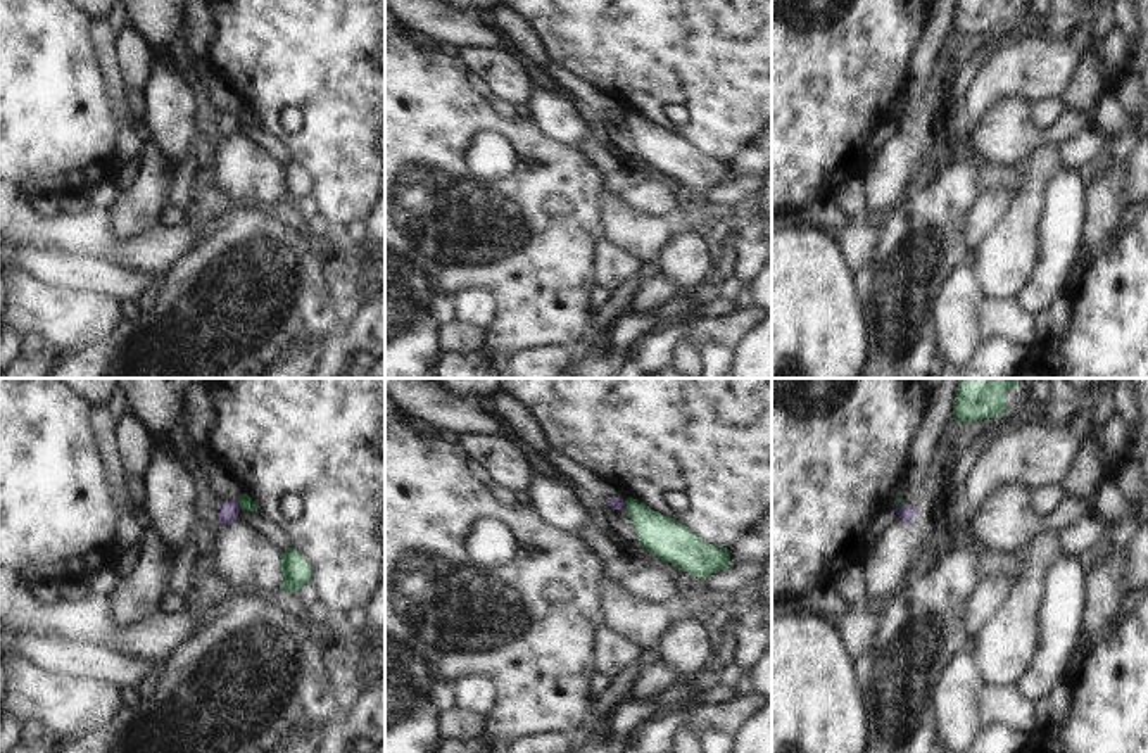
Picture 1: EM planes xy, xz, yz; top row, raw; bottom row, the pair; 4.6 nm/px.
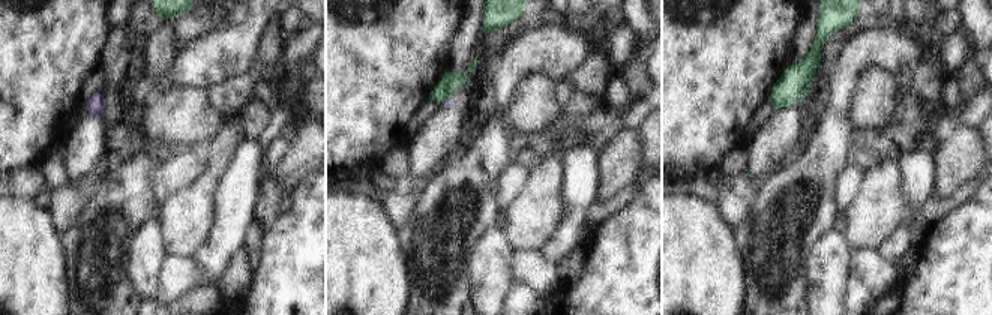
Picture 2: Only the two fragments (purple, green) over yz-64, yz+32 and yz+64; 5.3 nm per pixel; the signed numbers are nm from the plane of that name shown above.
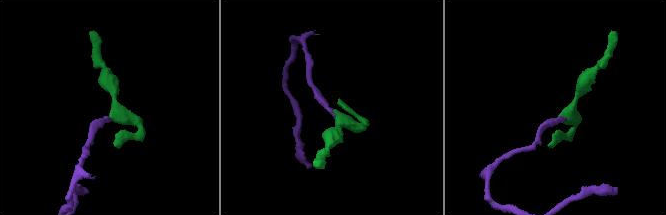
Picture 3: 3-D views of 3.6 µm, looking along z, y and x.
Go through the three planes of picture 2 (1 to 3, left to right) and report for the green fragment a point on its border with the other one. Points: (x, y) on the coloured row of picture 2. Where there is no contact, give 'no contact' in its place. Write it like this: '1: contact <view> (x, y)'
1: no contact
2: contact yz+32 (446, 101)
3: no contact

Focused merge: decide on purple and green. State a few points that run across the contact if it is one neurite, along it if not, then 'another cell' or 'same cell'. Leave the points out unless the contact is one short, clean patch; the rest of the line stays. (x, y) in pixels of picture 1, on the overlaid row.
line xz (624, 501), (625, 508); another cell

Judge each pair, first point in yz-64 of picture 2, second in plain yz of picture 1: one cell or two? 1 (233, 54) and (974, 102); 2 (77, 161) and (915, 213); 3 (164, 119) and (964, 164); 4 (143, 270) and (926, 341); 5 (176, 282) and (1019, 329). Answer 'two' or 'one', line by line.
1: one
2: two
3: two
4: two
5: one

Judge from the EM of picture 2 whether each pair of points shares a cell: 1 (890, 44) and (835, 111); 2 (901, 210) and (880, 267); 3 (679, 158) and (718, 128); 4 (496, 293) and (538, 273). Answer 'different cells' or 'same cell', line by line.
1: same cell
2: different cells
3: same cell
4: different cells

